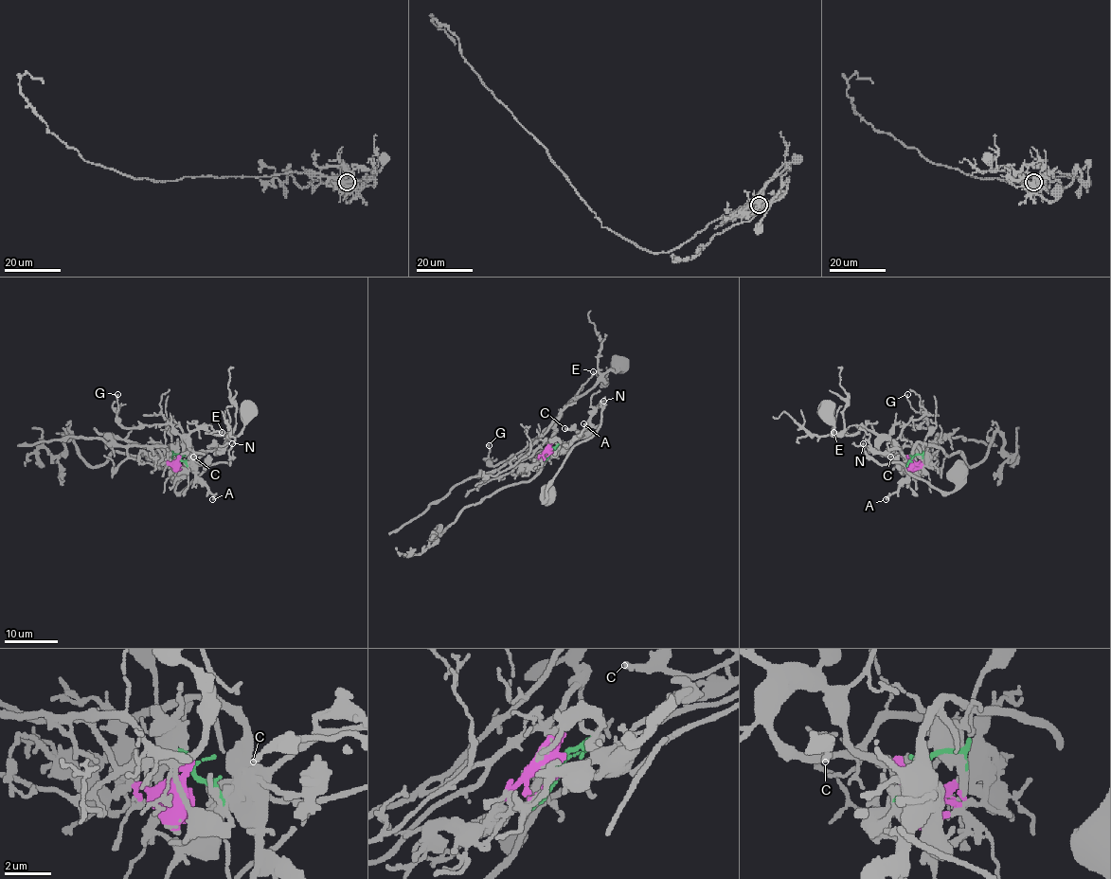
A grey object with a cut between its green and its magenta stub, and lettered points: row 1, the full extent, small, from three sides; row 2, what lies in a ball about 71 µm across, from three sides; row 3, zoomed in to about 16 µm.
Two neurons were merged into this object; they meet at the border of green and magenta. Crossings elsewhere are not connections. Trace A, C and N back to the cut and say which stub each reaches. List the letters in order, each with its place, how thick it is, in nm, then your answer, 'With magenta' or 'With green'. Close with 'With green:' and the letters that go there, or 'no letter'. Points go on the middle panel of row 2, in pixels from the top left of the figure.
A: Place: (583, 423). Thickness 200 nm. With magenta
C: Place: (564, 428). Thickness 240 nm. With magenta
N: Place: (603, 401). Thickness 100 nm. With magenta
With green: no letter

